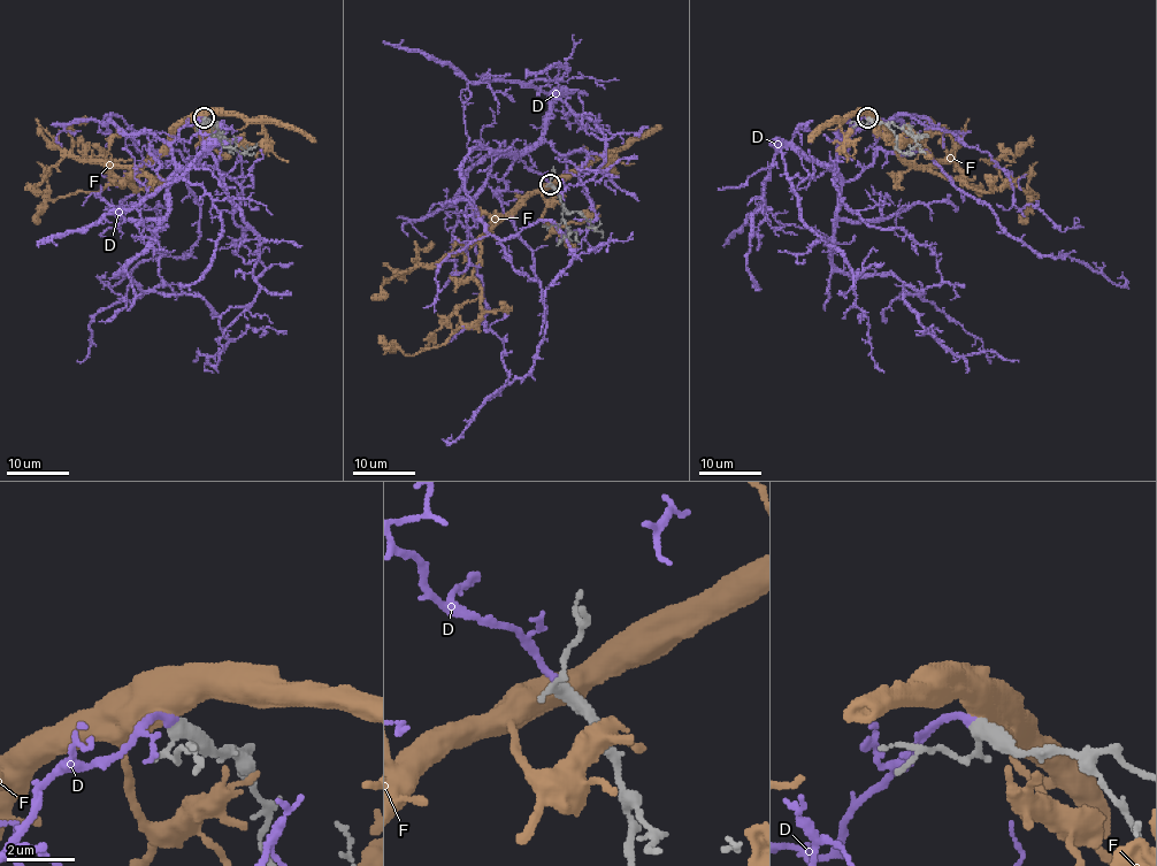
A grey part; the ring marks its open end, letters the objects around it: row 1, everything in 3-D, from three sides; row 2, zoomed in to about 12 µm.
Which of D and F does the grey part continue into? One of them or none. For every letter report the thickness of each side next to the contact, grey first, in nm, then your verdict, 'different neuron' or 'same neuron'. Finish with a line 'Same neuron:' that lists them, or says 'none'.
D: 280/200 nm | same neuron
F: 280/800 nm | different neuron
Same neuron: D

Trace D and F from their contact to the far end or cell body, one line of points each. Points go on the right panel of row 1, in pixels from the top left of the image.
D: (868, 116), (838, 145), (833, 263), (922, 292), (904, 294), (905, 304), (958, 355), (995, 351), (1018, 361)
F: (868, 119), (906, 160), (963, 178), (982, 191), (1017, 185), (1039, 196), (1031, 199), (1027, 171), (1036, 161)

